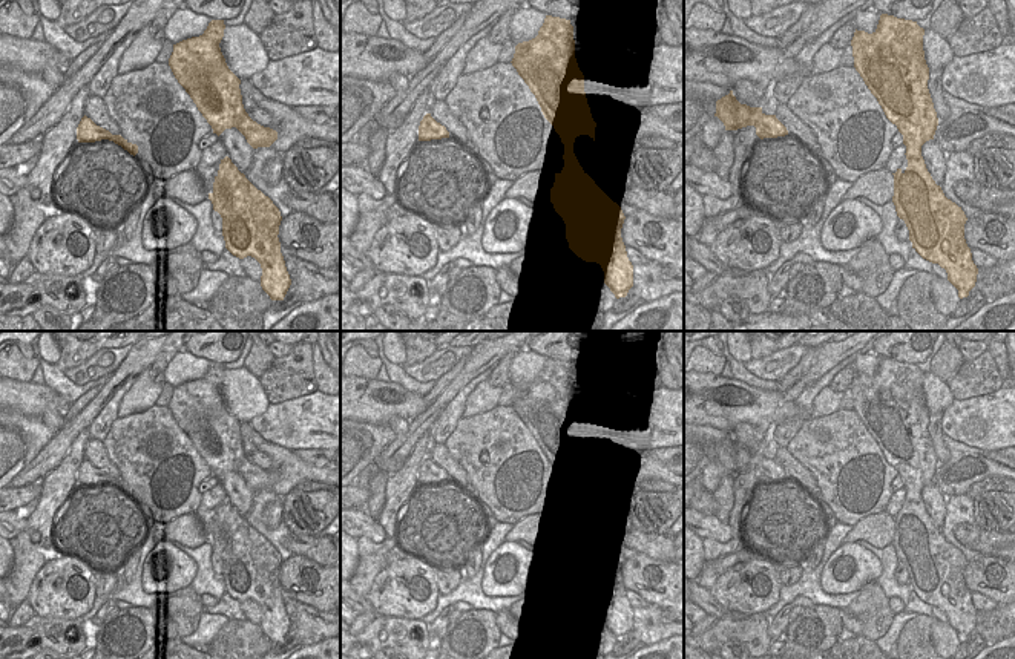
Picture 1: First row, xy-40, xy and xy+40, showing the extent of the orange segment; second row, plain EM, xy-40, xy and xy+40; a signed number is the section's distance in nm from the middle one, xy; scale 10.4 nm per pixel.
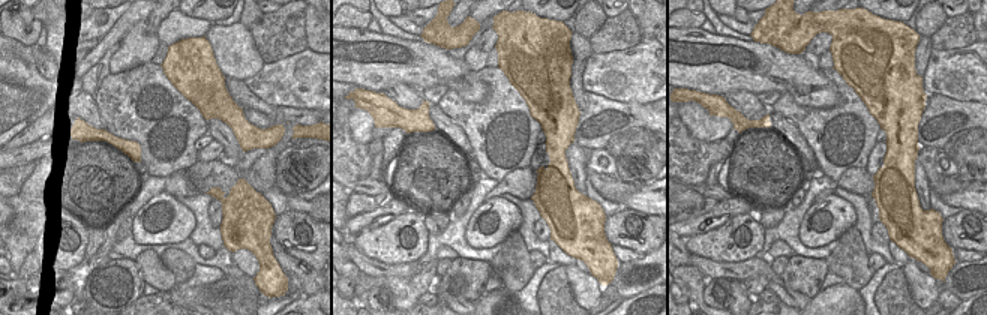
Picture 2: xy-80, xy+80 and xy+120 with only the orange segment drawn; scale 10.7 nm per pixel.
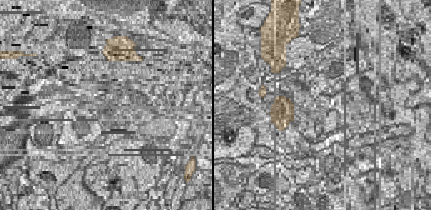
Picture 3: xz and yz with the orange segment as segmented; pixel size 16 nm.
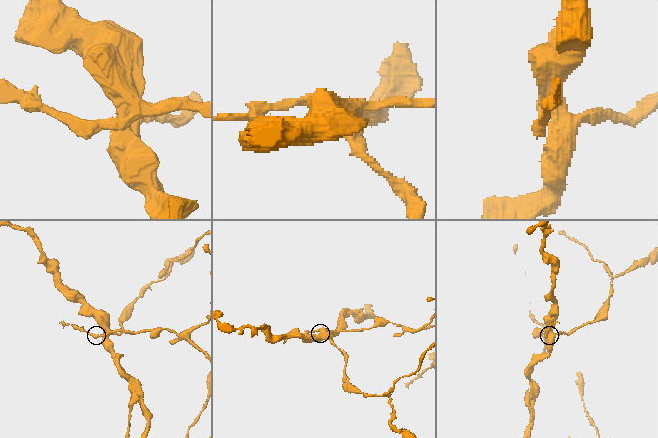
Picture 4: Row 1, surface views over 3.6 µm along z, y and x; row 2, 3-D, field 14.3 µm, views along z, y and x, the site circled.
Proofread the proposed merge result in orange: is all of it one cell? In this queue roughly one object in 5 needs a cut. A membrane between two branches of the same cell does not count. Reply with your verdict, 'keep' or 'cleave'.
cleave

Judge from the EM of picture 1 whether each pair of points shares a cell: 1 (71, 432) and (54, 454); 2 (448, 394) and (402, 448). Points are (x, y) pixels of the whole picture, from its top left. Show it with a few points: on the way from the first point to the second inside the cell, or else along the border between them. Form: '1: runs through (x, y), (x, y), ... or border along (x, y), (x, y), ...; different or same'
1: runs through (66, 437), (55, 449); same
2: runs through (436, 408), (413, 434); same

